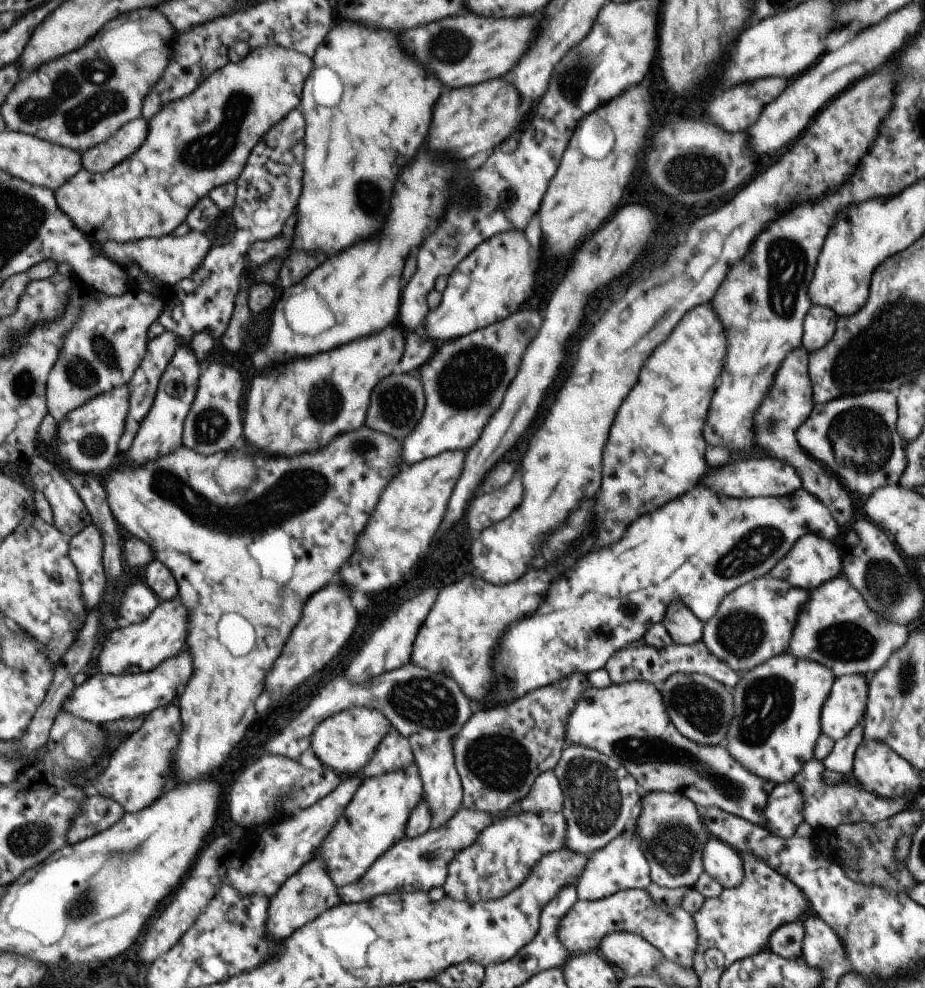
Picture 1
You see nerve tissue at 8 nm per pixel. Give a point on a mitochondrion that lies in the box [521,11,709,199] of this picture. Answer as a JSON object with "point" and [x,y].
{"point":[571,82]}

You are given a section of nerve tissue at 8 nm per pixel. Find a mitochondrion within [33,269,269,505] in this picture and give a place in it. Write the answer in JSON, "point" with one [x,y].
{"point":[83,372]}

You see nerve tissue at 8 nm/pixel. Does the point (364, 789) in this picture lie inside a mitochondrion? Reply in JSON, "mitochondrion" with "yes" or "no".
{"mitochondrion":"no"}

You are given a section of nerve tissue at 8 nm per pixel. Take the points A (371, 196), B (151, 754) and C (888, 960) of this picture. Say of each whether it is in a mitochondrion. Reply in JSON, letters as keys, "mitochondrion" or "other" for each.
{"A":"mitochondrion","B":"other","C":"other"}

